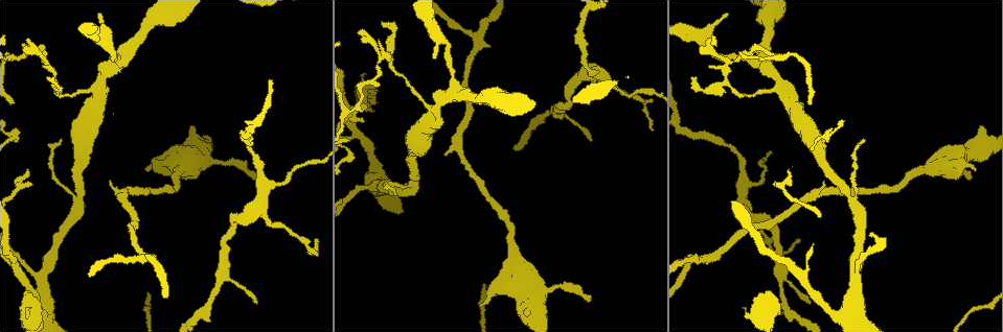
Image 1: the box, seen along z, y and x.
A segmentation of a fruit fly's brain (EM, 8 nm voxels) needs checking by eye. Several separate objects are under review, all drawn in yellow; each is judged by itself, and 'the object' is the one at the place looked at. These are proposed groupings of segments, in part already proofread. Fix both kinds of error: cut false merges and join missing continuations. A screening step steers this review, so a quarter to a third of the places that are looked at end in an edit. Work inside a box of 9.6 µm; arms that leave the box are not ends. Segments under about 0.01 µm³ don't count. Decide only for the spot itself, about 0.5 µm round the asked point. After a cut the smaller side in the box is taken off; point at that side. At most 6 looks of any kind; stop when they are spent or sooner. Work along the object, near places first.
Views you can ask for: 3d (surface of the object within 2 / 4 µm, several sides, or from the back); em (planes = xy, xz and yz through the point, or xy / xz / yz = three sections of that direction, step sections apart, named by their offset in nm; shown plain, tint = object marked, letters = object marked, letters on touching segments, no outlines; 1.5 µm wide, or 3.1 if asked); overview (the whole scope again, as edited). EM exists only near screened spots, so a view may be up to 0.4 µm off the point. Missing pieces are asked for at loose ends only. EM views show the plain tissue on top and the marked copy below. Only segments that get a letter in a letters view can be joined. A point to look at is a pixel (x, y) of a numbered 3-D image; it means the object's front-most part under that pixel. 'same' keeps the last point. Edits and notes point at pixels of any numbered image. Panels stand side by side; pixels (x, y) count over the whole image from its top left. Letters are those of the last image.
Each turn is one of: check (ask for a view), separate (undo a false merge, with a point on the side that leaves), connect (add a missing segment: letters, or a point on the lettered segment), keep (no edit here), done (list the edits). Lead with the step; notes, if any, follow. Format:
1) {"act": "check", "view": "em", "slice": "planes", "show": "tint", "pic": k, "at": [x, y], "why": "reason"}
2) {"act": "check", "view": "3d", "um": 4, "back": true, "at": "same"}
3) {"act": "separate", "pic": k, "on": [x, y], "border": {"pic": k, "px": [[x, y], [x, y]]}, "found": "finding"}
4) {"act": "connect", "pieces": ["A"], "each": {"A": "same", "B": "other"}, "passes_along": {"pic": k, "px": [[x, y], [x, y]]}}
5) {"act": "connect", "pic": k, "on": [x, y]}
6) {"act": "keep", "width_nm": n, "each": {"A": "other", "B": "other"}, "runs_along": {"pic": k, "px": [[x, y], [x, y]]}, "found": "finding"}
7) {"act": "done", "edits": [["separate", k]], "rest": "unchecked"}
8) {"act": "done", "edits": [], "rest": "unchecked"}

{"act": "check", "view": "em", "slice": "planes", "show": "letters", "pic": 1, "at": [591, 295], "why": "thin end"}

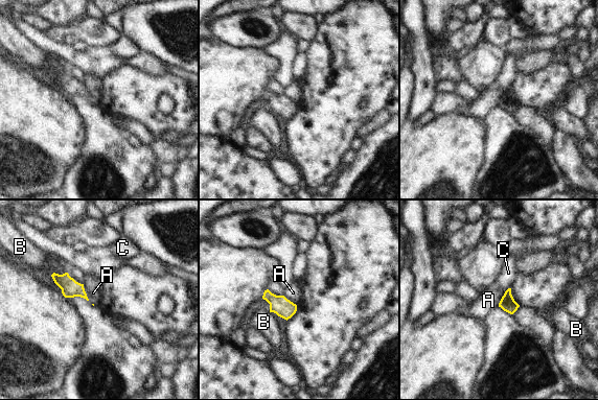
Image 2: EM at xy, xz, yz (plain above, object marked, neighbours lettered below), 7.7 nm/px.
{"act": "keep", "each": {"A": "other", "B": "other", "C": "other"}, "border": {"pic": 2, "px": [[508, 288], [498, 305]]}, "found": "no lettered segment goes on from it"}

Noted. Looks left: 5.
{"act": "check", "view": "3d", "um": 4, "pic": 1, "at": [362, 39], "why": "thin end"}

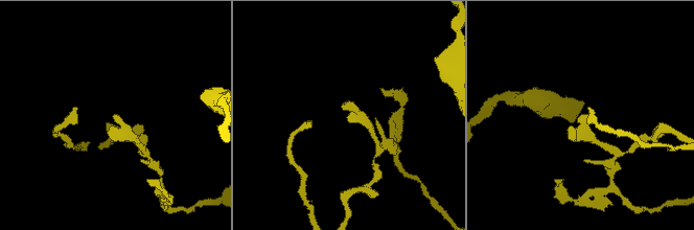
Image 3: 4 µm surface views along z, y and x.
{"act": "check", "view": "em", "slice": "yz", "step": 8, "show": "letters", "pic": 3, "at": [112, 116]}

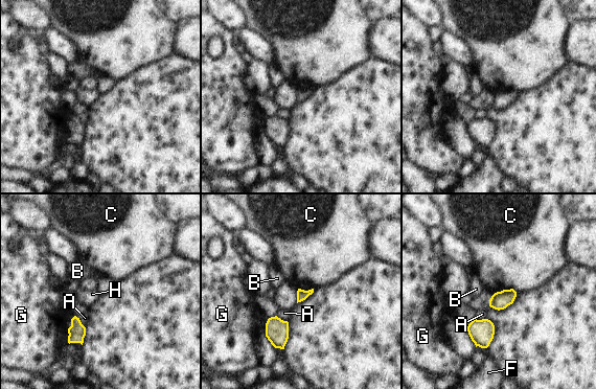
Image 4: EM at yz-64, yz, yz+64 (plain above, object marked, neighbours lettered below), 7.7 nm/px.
{"act": "keep", "width_nm": 80, "each": {"A": "other", "B": "other", "C": "other", "F": "other", "G": "other", "H": "other"}, "border": {"pic": 4, "px": [[298, 288], [296, 302]]}, "found": "no lettered segment goes on from it"}

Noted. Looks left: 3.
{"act": "check", "view": "3d", "um": 2, "pic": 1, "at": [140, 257], "why": "side arm on a straight run"}

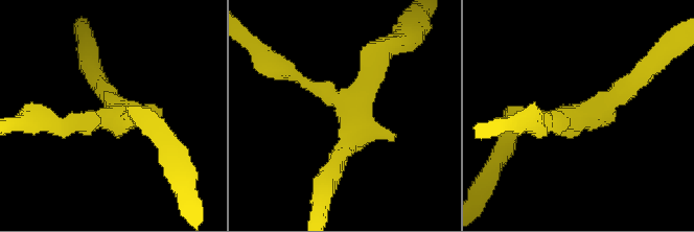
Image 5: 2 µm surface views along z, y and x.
{"act": "check", "view": "em", "slice": "xz", "step": 8, "show": "letters", "pic": 5, "at": [116, 120], "arms": 3, "arm_widths_nm": [180, 200, 200], "why": "need the tissue"}

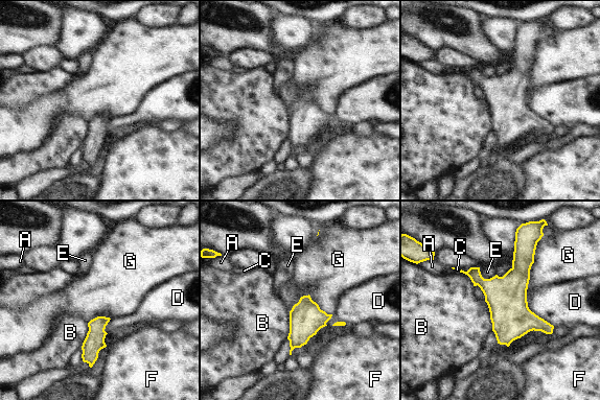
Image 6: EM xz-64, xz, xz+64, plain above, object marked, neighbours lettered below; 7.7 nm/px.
{"act": "keep", "each": {"A": "other", "B": "other", "C": "other", "D": "other", "E": "other", "F": "other", "G": "other"}, "border": {"pic": 6, "px": [[479, 267], [484, 278], [495, 274]]}, "found": "all the same cell"}

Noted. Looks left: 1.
{"act": "done", "edits": [], "rest": "unchecked"}

